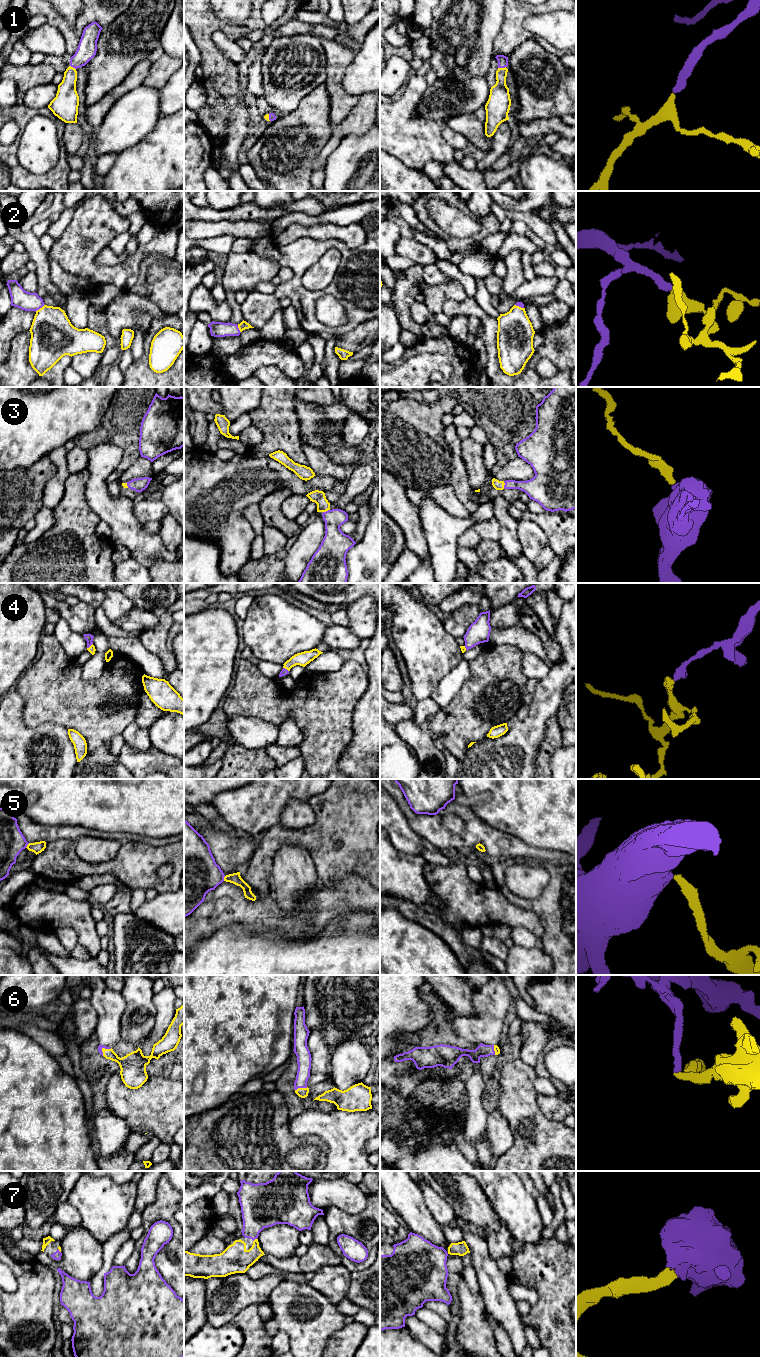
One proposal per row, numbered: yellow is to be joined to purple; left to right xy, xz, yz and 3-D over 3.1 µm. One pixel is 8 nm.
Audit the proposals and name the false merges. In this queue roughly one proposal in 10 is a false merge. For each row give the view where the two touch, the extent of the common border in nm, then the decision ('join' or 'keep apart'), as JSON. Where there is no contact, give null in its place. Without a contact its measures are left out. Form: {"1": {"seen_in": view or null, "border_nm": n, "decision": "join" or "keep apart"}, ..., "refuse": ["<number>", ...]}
{"1": {"seen_in": "yz", "border_nm": 70, "decision": "join"}, "2": {"seen_in": "xy", "border_nm": 90, "decision": "join"}, "3": {"seen_in": "xz", "border_nm": 60, "decision": "join"}, "4": {"seen_in": "xy", "border_nm": 60, "decision": "join"}, "5": {"seen_in": "xy", "border_nm": 50, "decision": "join"}, "6": {"seen_in": "xz", "border_nm": 110, "decision": "join"}, "7": {"seen_in": "xz", "border_nm": 40, "decision": "join"}, "refuse": []}

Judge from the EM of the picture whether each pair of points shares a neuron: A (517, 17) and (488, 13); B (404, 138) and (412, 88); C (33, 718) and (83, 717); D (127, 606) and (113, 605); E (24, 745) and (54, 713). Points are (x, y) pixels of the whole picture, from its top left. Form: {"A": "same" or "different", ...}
{"A": "different", "B": "same", "C": "same", "D": "same", "E": "different"}

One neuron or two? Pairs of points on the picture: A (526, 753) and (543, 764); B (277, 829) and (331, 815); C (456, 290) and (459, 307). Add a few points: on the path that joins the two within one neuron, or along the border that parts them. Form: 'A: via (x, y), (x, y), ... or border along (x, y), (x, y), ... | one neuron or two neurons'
A: border along (544, 737), (537, 752), (535, 768) | two neurons
B: via (290, 836), (310, 836), (318, 828) | one neuron
C: border along (466, 296), (461, 301), (447, 299), (442, 311) | two neurons

